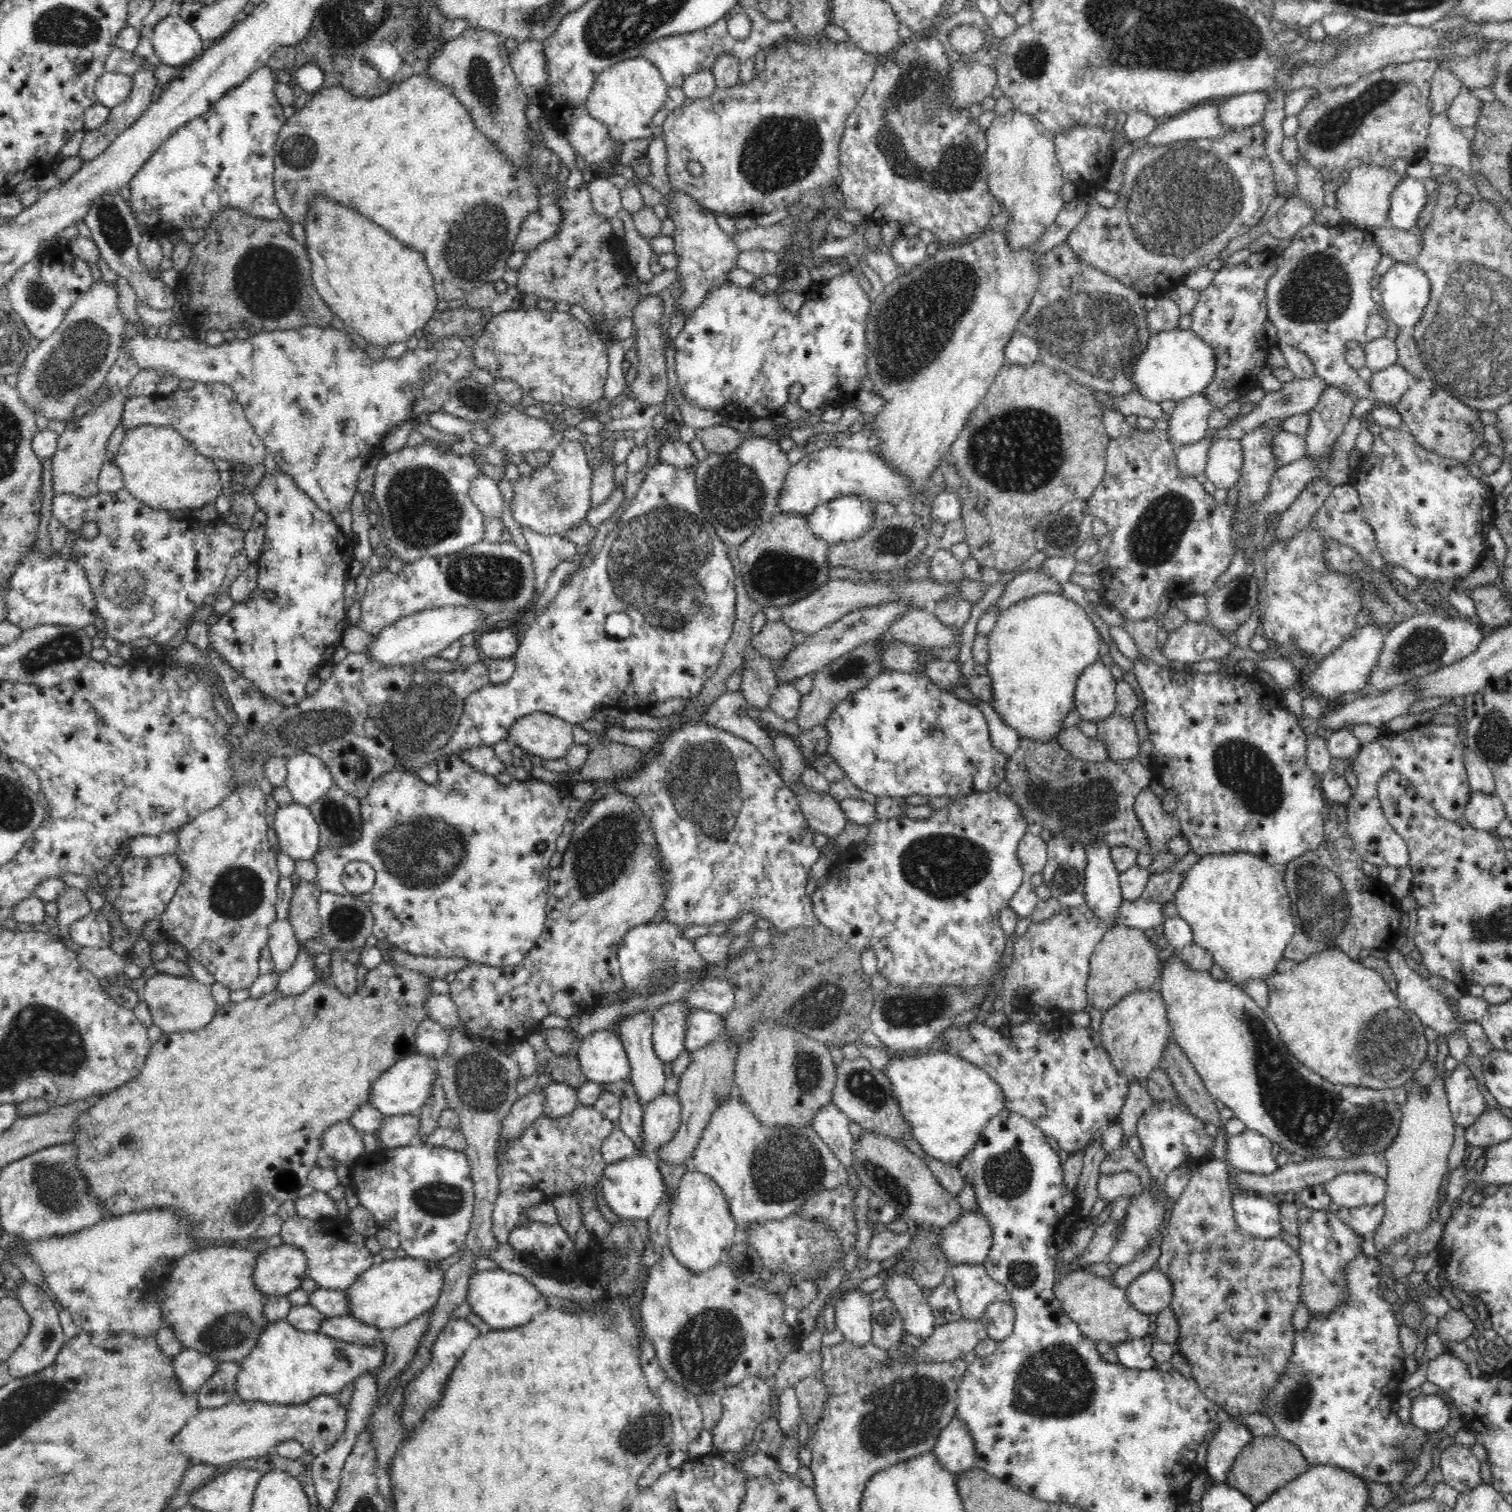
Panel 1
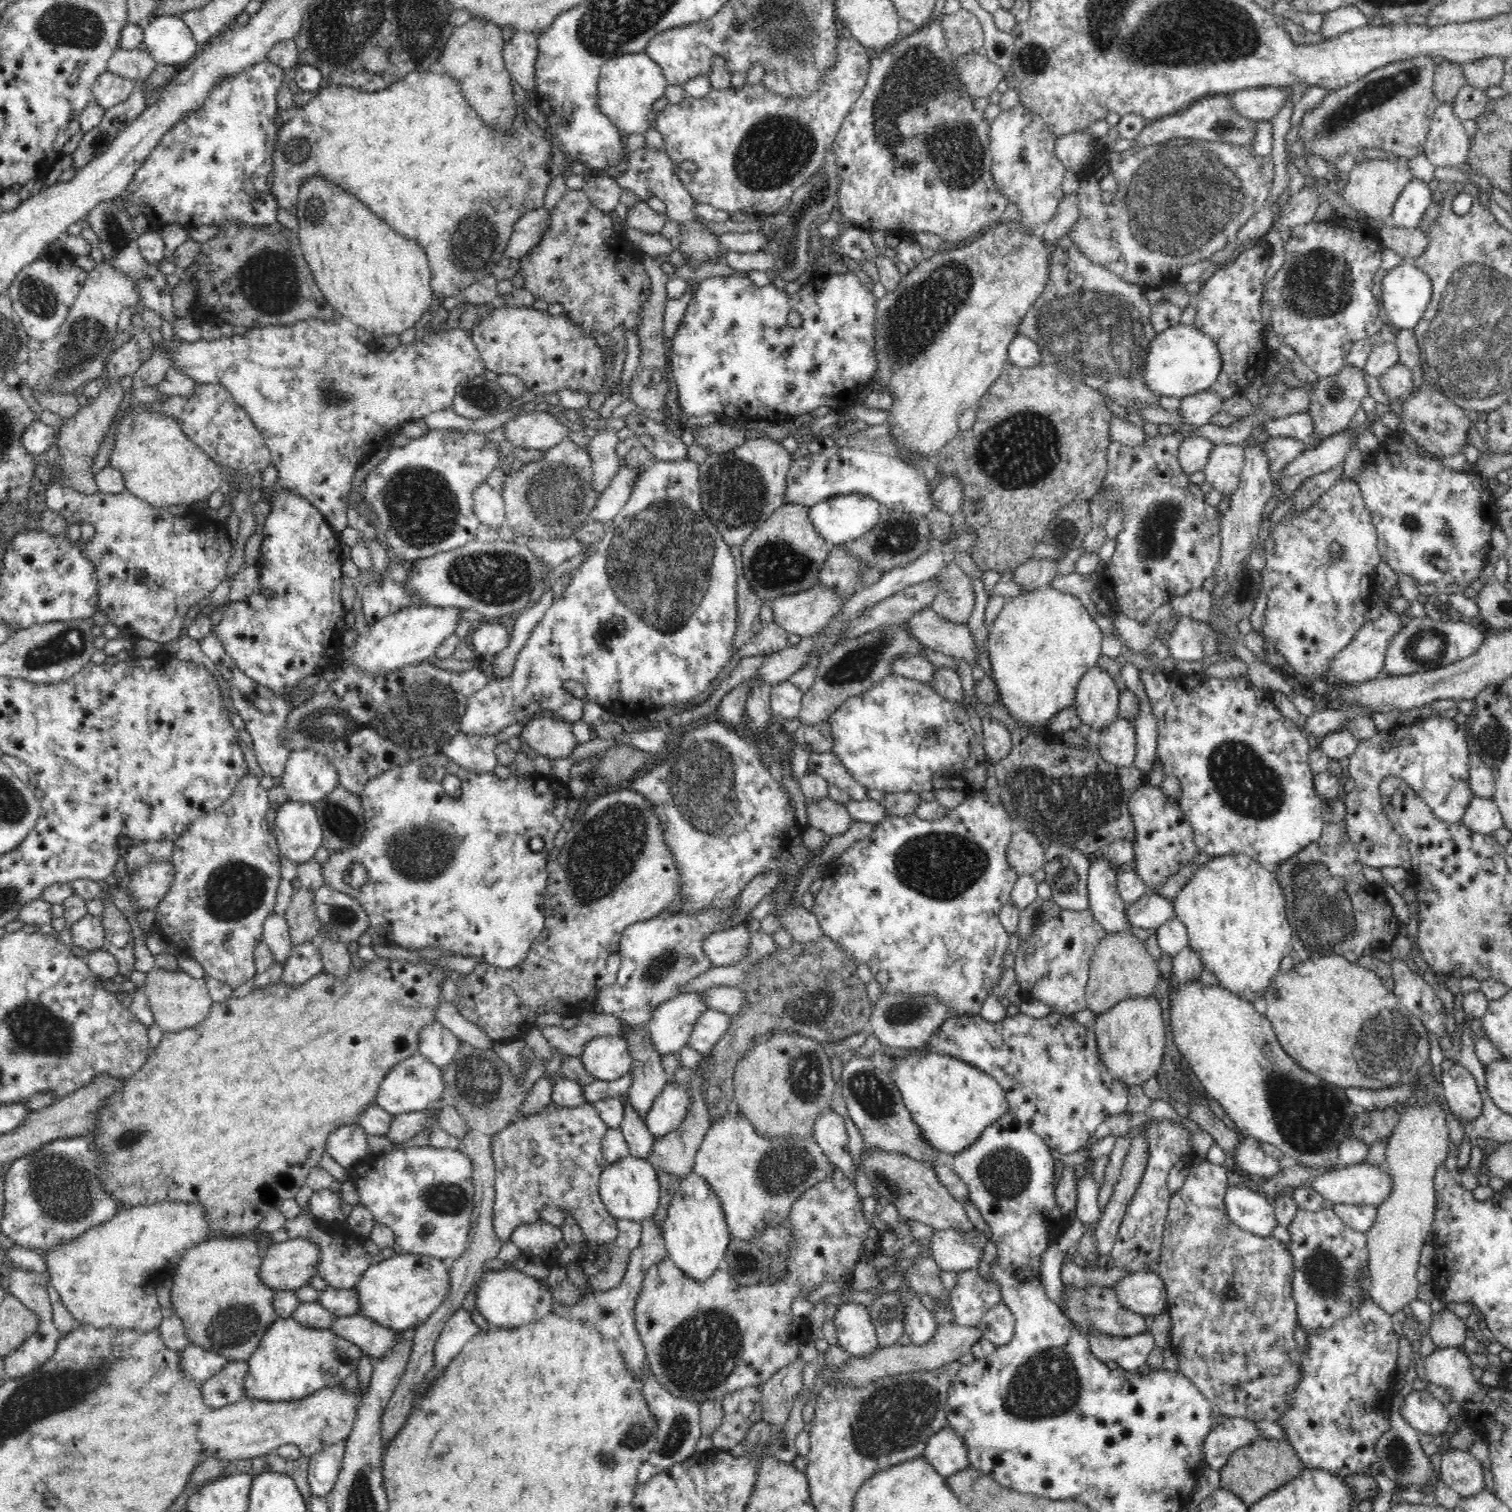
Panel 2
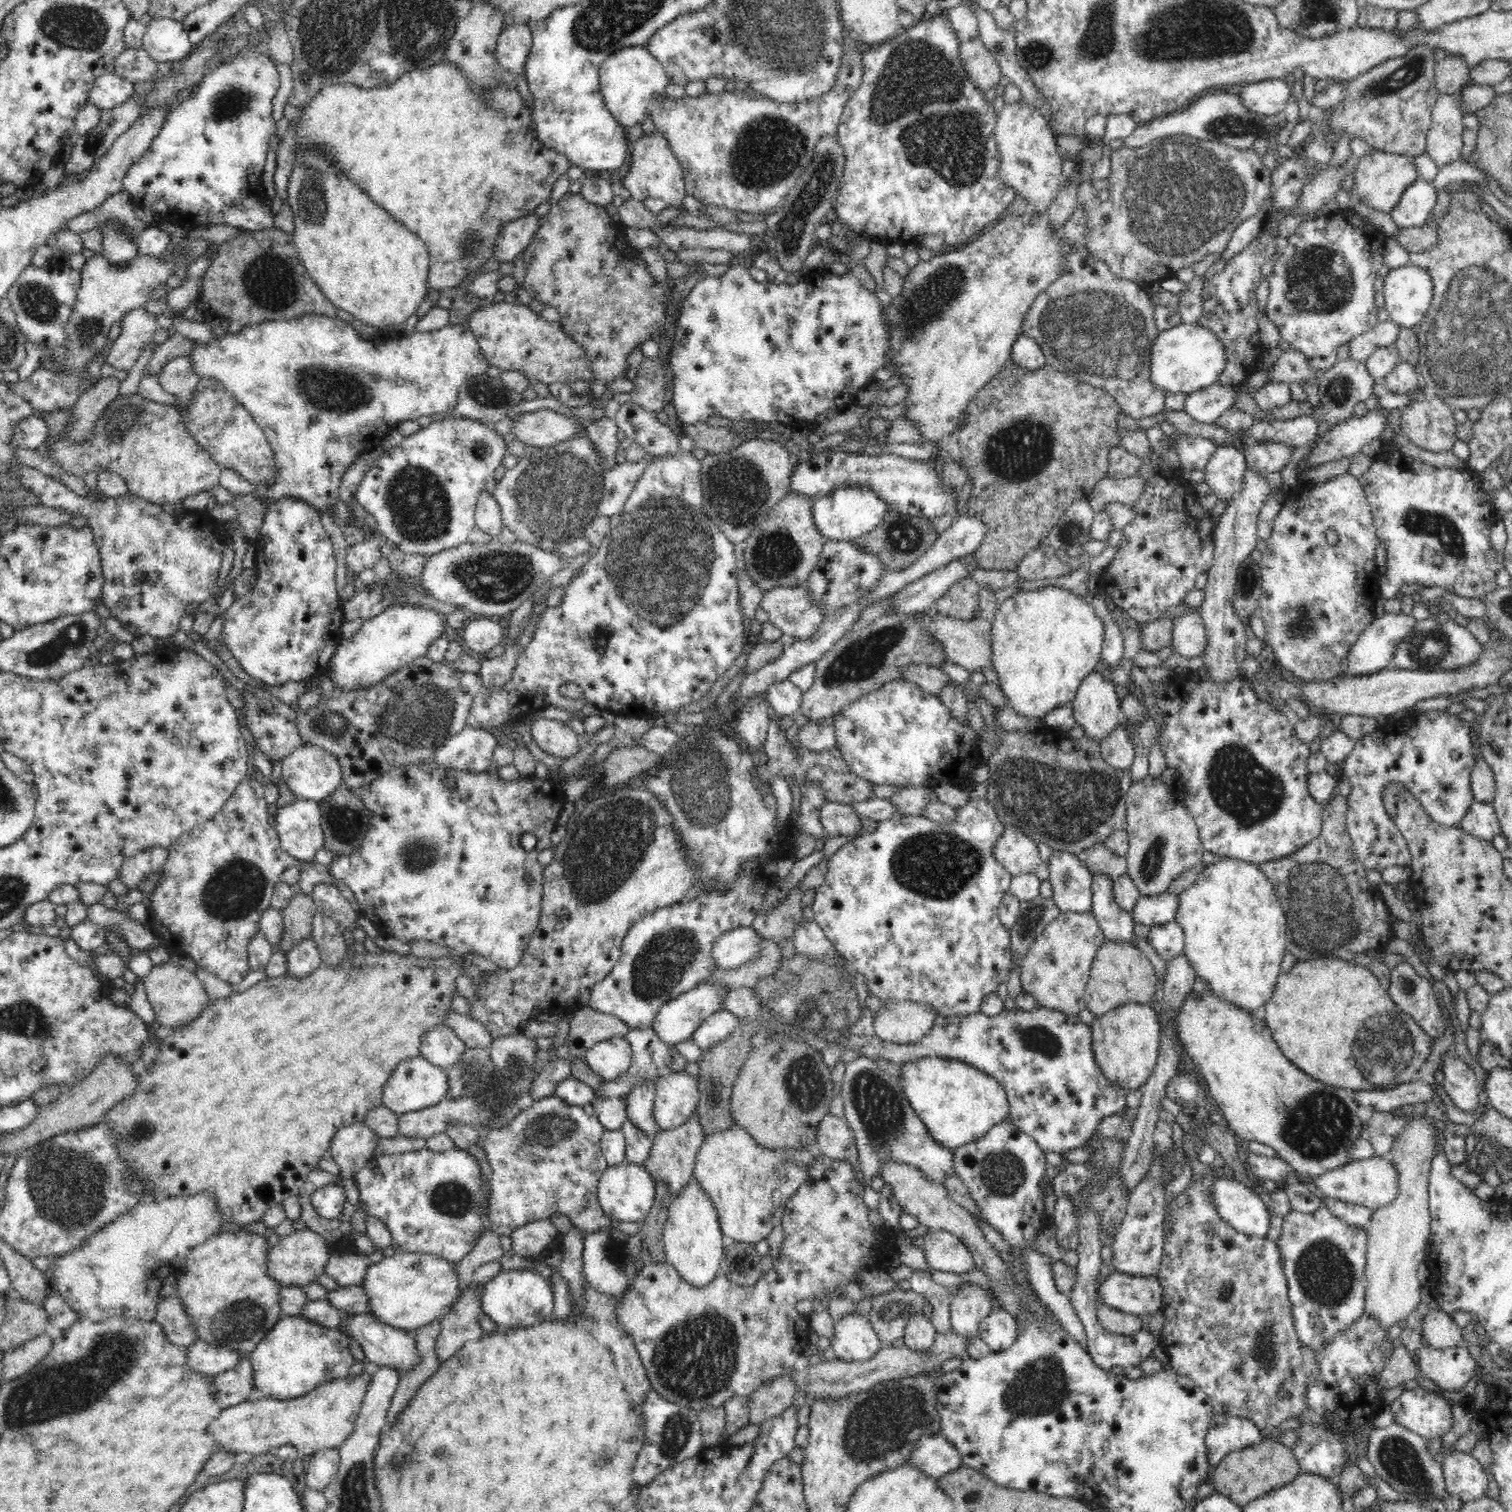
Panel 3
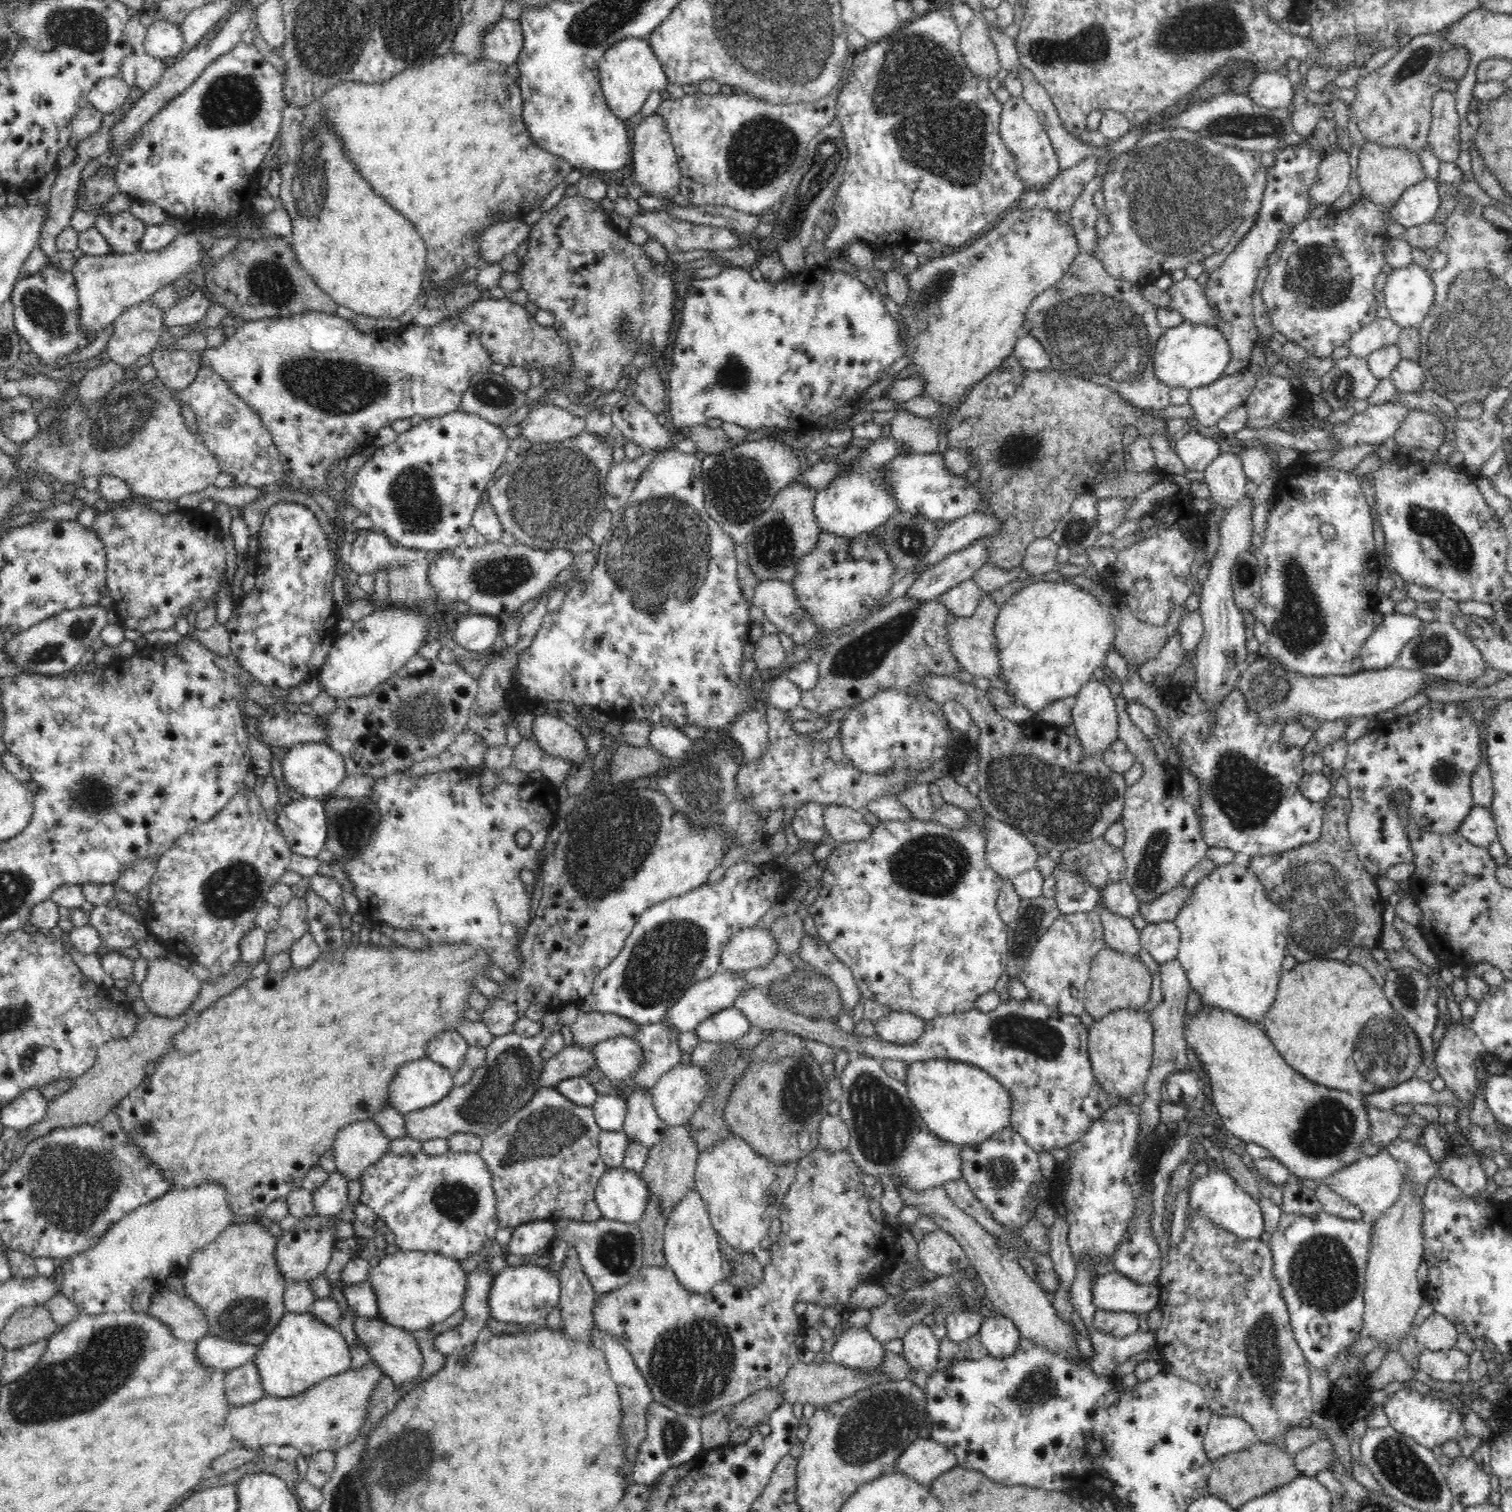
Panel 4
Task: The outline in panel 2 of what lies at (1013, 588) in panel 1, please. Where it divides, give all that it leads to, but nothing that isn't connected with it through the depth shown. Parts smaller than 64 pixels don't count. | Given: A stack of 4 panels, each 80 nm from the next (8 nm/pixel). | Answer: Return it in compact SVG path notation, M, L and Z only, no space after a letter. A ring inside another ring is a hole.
M1032 557L1012 573L1012 580L1025 588L1023 592L1050 587L1048 584L1056 578L1058 561L1050 558L1038 559Z

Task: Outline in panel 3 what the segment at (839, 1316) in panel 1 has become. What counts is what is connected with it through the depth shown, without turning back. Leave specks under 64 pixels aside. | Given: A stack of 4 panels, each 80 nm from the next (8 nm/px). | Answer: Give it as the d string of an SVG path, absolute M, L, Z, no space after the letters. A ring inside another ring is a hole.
M850 1313L835 1322L832 1350L838 1360L870 1360L883 1346L873 1326L863 1315Z

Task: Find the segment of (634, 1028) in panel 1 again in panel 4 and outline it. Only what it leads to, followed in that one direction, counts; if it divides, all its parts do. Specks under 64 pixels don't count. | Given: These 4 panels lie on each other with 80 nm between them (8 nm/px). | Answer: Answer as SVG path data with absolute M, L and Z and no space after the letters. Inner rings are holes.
M644 1087L628 1092L627 1113L623 1131L628 1140L652 1149L660 1144L669 1128L656 1112L651 1089Z

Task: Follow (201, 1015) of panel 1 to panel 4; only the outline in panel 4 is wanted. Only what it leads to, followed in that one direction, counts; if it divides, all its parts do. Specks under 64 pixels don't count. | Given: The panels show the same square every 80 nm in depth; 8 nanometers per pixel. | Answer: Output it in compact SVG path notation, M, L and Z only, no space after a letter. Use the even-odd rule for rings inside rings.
M162 957L147 959L147 975L139 986L139 995L150 1013L173 1019L189 1009L189 1006L198 998L200 987L200 980L192 973L191 968L185 968Z

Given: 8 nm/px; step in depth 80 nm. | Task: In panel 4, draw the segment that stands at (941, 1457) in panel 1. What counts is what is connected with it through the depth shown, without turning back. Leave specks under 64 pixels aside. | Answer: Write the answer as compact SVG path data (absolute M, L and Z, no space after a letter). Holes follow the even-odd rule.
M930 1437L920 1438L906 1448L896 1459L894 1471L907 1474L918 1484L929 1485L956 1465L956 1455Z

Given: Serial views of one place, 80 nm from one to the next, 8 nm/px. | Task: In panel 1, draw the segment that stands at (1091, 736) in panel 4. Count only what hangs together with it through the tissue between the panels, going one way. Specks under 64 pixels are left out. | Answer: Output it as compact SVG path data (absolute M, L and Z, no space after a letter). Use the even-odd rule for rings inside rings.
M1100 661L1094 662L1082 672L1075 689L1075 707L1083 720L1100 722L1117 714L1117 681L1111 668Z

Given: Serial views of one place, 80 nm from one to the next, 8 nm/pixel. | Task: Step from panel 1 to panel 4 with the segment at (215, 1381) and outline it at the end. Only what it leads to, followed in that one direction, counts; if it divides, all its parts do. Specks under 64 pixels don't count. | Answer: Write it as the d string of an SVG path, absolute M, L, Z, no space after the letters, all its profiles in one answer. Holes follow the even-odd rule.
M254 1361L244 1366L226 1371L224 1393L230 1404L235 1407L244 1406L266 1396L264 1385L260 1382L260 1373Z

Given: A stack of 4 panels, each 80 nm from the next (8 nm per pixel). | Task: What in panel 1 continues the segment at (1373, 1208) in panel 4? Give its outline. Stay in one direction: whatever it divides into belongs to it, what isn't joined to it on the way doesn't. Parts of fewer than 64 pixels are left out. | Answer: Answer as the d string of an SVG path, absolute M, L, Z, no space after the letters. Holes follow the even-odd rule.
M1360 1171L1344 1172L1323 1186L1334 1204L1346 1208L1378 1204L1385 1200L1387 1194L1385 1180Z

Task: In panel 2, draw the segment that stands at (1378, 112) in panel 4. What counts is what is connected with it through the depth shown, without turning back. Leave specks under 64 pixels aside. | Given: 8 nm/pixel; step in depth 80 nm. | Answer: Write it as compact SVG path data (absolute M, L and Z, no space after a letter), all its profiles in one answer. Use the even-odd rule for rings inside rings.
M1418 55L1412 59L1385 64L1344 88L1329 91L1321 104L1310 109L1311 113L1305 114L1300 123L1298 136L1304 144L1306 155L1317 154L1334 166L1335 158L1344 152L1350 152L1357 161L1366 159L1359 151L1364 147L1384 150L1406 160L1425 154L1427 132L1431 125L1432 115L1439 103L1434 97L1433 89L1437 61L1428 55Z

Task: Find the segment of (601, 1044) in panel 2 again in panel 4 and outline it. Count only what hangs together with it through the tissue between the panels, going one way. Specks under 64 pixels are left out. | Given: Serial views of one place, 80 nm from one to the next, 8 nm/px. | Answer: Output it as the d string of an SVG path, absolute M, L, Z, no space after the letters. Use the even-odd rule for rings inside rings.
M617 1036L594 1046L595 1066L613 1082L624 1082L642 1068L642 1047L634 1037Z

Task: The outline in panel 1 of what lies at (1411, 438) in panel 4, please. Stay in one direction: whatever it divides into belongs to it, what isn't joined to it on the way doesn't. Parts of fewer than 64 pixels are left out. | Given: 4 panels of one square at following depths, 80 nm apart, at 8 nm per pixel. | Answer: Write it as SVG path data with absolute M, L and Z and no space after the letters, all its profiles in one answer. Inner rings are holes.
M1432 378L1418 380L1395 407L1409 431L1416 437L1416 442L1440 456L1466 462L1472 456L1472 451L1486 441L1484 425L1476 413L1478 410L1460 402L1455 396L1440 388Z

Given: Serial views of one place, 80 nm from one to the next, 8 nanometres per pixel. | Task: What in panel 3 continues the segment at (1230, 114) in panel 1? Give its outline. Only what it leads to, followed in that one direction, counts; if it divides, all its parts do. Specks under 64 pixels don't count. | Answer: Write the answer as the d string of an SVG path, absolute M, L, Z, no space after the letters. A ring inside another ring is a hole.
M1266 79L1247 84L1239 95L1248 111L1271 115L1284 111L1290 100L1291 87L1284 79Z

